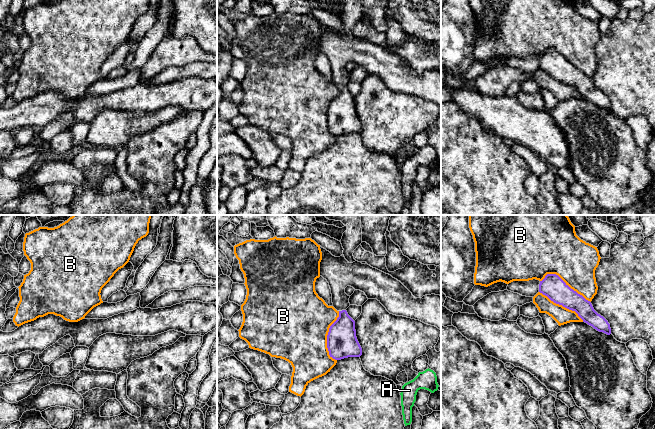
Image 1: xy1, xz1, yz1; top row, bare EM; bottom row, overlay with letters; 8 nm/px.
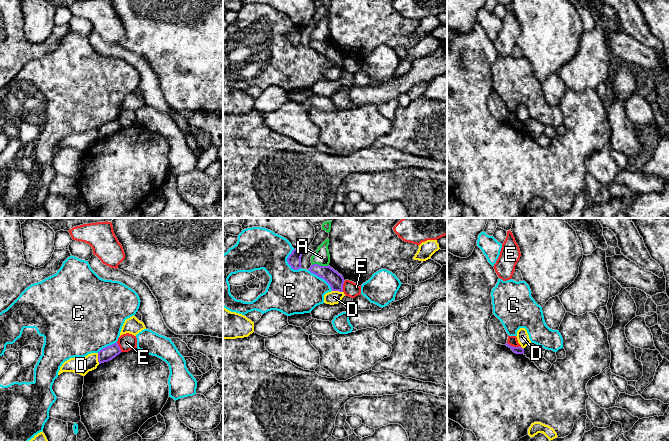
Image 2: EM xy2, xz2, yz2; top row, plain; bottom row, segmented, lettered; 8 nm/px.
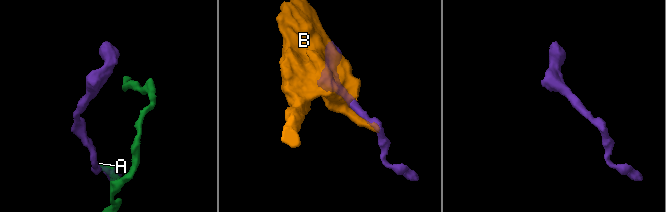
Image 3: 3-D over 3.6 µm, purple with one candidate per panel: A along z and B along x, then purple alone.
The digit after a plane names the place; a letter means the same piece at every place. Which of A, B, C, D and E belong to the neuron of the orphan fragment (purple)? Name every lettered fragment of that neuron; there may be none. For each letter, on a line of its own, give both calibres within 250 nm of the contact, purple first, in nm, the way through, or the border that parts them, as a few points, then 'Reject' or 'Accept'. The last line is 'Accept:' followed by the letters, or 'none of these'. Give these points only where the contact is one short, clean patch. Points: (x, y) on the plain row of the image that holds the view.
A: Thickness 120 nm (purple) against 130 nm. Boundary: xz2 (312, 40), (328, 41). Reject
B: Thickness 190 nm (purple) against 360 nm. Reject
C: Thickness 110 nm (purple) against 360 nm. Reject
D: Thickness 110 nm (purple) against 140 nm. Boundary: xy2 (97, 129), (97, 137), (99, 139). Reject
E: Thickness 60 nm (purple) against 80 nm. Reject
Accept: none of these

